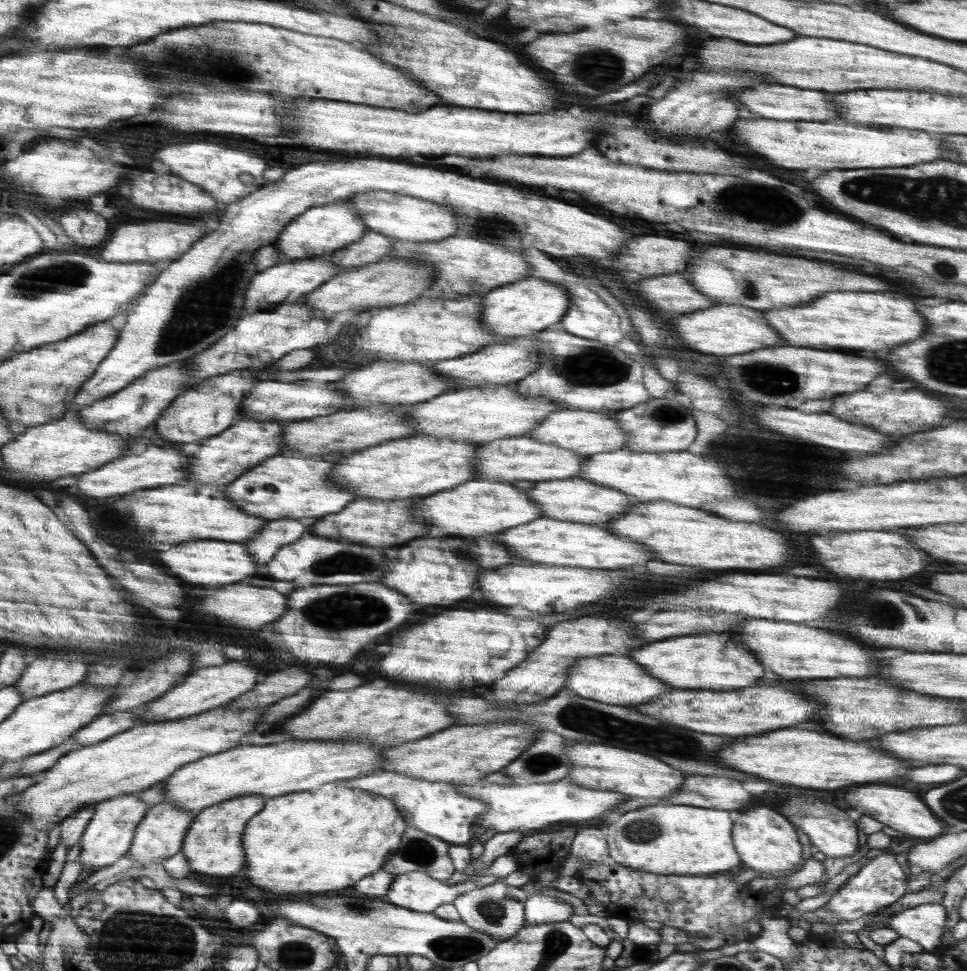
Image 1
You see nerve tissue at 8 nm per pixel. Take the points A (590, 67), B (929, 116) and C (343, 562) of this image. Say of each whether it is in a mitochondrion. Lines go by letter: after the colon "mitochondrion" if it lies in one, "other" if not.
A: mitochondrion
B: other
C: mitochondrion

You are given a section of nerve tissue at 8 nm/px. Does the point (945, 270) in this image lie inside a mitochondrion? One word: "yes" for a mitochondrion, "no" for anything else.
no

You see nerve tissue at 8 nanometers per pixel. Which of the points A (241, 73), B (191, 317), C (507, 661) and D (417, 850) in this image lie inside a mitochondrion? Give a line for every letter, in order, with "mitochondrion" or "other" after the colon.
A: mitochondrion
B: mitochondrion
C: other
D: mitochondrion

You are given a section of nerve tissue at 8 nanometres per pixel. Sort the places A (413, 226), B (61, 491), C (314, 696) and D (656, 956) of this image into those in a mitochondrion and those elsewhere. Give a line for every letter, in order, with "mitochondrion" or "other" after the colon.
A: other
B: other
C: other
D: other

